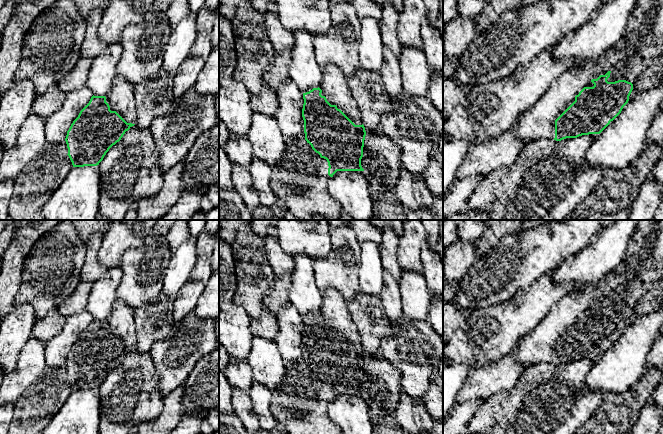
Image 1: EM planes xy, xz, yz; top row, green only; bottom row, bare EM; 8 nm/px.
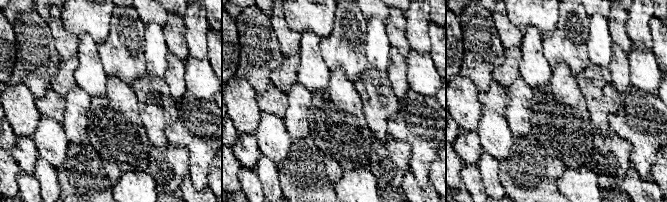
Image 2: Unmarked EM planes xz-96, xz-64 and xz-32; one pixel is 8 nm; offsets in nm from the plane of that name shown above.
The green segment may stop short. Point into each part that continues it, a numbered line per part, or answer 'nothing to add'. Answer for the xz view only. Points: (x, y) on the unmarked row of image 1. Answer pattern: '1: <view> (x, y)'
1: xz (334, 310)

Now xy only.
1: xy (121, 323)

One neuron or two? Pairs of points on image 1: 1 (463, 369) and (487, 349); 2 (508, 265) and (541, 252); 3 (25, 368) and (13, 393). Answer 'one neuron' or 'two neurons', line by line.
1: two neurons
2: one neuron
3: one neuron

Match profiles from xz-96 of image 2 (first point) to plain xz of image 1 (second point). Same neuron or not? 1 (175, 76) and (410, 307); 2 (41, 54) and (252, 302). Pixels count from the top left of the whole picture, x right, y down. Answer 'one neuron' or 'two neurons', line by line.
1: two neurons
2: one neuron

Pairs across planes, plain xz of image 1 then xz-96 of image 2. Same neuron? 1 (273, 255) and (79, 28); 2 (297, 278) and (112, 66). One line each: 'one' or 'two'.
1: two
2: two

